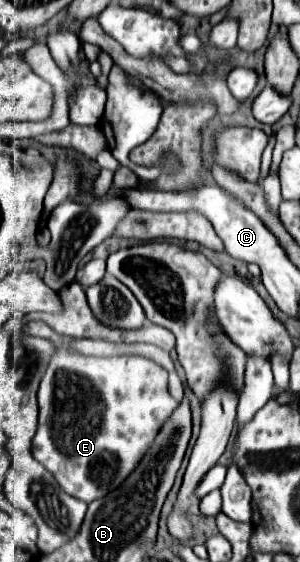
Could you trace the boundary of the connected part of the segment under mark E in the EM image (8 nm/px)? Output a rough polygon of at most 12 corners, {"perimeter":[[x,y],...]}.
{"perimeter":[[61,348],[33,456],[73,498],[115,490],[179,402],[149,358]]}

